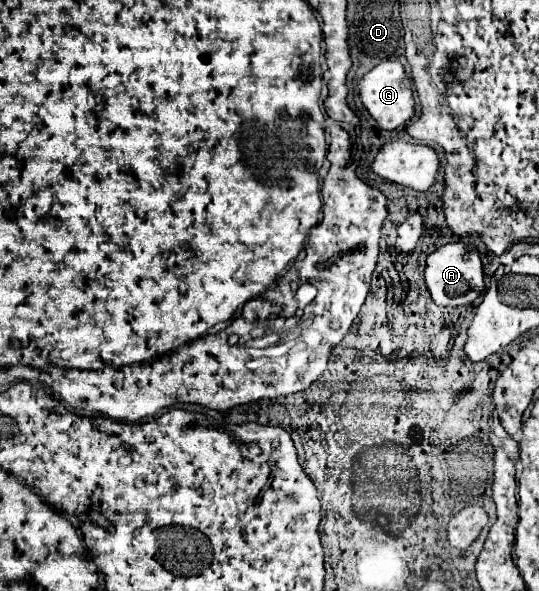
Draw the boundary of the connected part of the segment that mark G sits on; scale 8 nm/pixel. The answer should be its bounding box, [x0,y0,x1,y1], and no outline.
[359,60,415,130]

